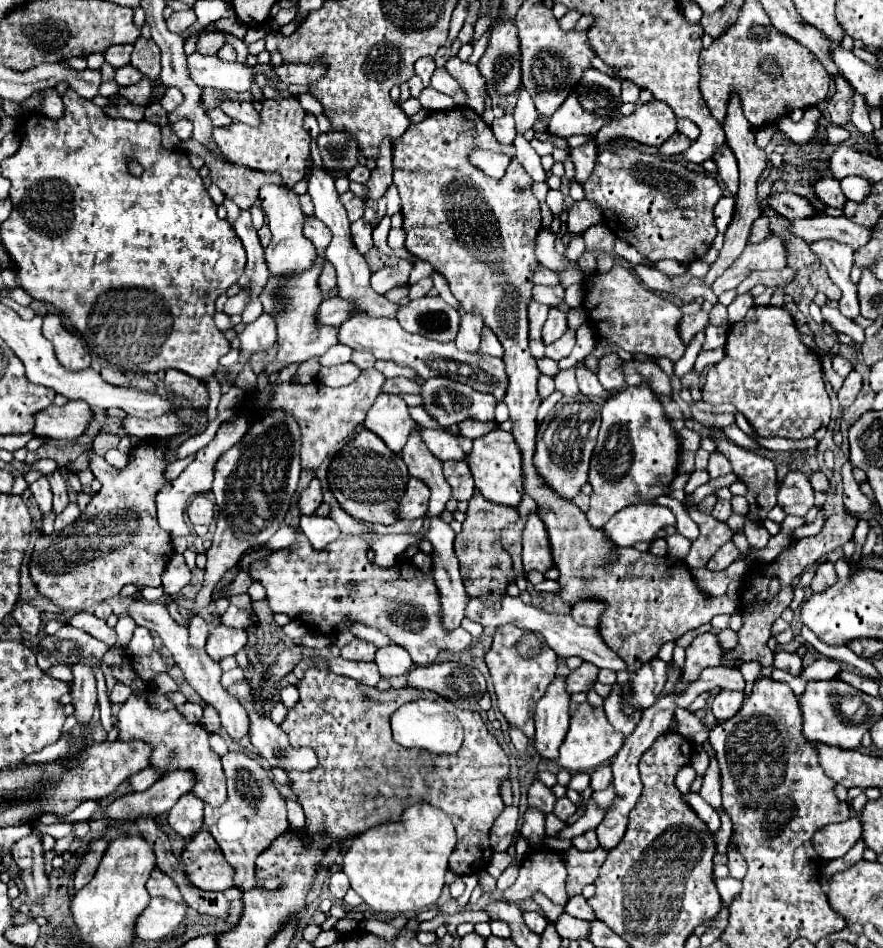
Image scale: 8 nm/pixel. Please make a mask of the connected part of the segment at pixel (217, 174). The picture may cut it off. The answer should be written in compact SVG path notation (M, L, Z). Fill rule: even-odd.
M187 141L187 153L193 155L201 155L209 167L209 177L211 181L229 197L233 199L241 209L249 209L255 205L255 201L259 199L259 189L263 185L275 183L281 185L281 177L279 173L259 173L259 171L251 171L251 169L243 169L239 165L227 163L227 165L219 165L219 161L211 161L211 157L207 157L203 153L203 147L199 143L191 143Z

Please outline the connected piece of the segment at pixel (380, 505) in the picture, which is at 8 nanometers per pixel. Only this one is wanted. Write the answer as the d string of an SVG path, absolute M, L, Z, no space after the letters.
M363 429L355 439L351 439L331 461L329 471L327 471L327 481L329 481L329 489L333 493L333 497L339 501L339 505L355 519L365 521L365 523L381 523L381 525L393 525L397 521L397 517L393 515L393 509L399 501L399 497L403 495L403 485L409 481L409 471L403 463L403 459L395 453L391 453L391 449L387 449L387 445L383 445L383 441L379 441L379 437L367 429Z

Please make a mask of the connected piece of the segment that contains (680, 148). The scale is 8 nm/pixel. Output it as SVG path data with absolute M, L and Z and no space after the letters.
M675 133L675 137L669 137L669 139L665 141L665 145L663 145L663 147L659 147L659 155L661 155L661 157L679 155L679 153L683 153L689 145L691 145L691 141L689 141L685 135Z

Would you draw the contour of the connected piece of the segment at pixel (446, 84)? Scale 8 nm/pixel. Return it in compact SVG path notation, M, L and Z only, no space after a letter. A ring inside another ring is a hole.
M437 69L431 77L431 87L437 89L439 93L445 93L449 97L453 97L455 105L463 105L465 103L465 97L463 97L463 91L459 89L459 85L453 81L453 77L445 71L445 69Z

